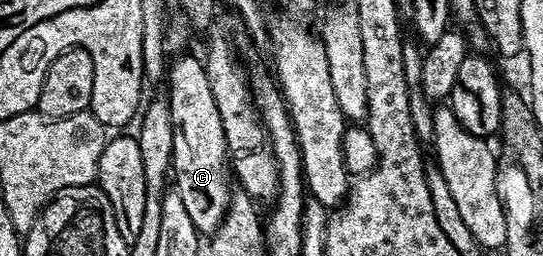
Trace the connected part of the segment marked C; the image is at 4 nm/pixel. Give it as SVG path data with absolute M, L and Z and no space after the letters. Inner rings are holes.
M180 53L171 60L166 72L168 92L166 98L170 105L170 121L174 125L174 149L172 150L172 170L174 189L178 197L186 204L186 214L194 221L194 229L202 237L211 237L222 225L224 214L227 213L228 202L233 188L228 185L230 179L230 152L226 133L222 125L222 117L218 113L218 105L214 93L210 89L210 81L206 77L203 62L189 53Z

